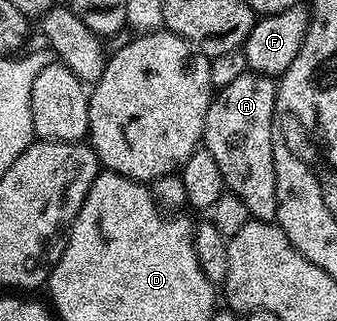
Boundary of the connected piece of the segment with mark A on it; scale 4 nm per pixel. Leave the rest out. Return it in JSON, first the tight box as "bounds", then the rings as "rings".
{"bounds":[204,72,277,222],"rings":[[[246,72],[214,93],[207,108],[204,149],[215,156],[228,193],[247,204],[250,219],[273,222],[277,216],[275,156],[273,155],[273,113],[277,82],[265,74]]]}

